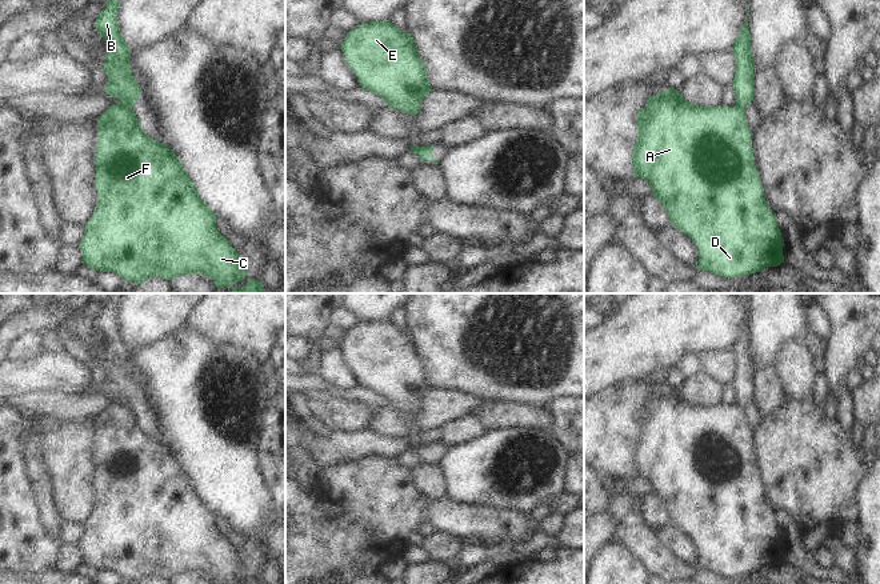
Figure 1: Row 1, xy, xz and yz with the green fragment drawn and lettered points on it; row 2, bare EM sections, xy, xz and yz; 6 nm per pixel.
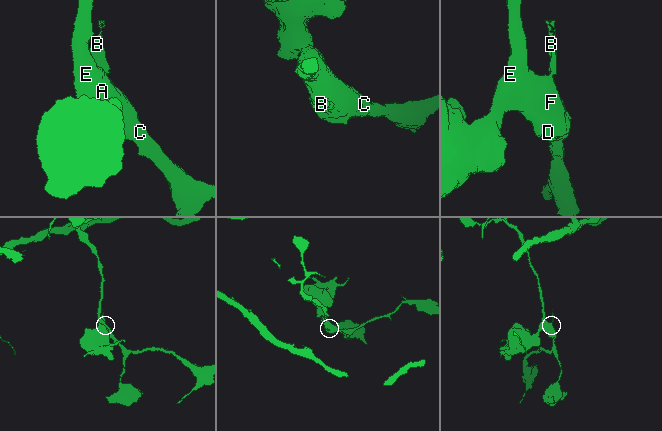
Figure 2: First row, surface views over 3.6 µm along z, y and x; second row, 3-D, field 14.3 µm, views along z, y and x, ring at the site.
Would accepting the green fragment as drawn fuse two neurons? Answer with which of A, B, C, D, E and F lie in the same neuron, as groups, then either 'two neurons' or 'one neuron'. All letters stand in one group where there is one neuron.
A C D E F / B; two neurons

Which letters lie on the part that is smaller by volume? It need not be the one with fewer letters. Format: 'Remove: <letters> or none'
Remove: B

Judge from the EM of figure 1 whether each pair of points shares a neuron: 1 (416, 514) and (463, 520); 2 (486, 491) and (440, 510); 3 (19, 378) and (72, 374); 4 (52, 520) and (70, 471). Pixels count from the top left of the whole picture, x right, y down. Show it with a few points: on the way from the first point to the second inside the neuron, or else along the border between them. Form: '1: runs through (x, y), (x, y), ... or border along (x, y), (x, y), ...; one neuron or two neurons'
1: border along (432, 499), (428, 507), (427, 522); two neurons
2: border along (450, 496), (455, 500), (492, 507); two neurons
3: runs through (32, 375), (59, 374); one neuron
4: border along (50, 472), (55, 486), (58, 508), (64, 518); two neurons

